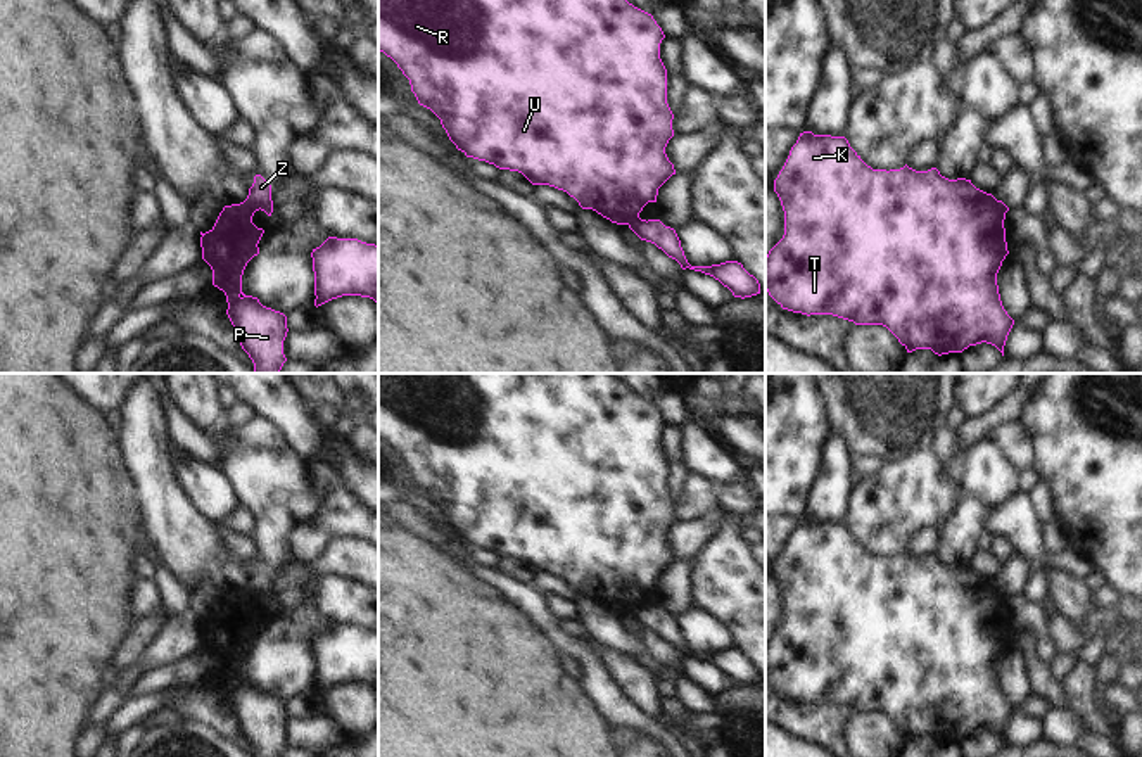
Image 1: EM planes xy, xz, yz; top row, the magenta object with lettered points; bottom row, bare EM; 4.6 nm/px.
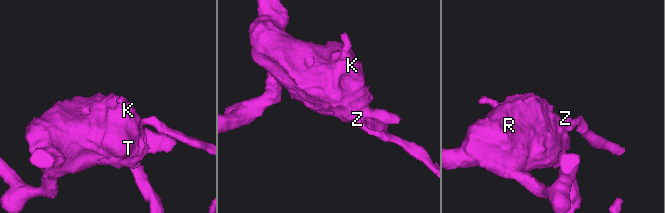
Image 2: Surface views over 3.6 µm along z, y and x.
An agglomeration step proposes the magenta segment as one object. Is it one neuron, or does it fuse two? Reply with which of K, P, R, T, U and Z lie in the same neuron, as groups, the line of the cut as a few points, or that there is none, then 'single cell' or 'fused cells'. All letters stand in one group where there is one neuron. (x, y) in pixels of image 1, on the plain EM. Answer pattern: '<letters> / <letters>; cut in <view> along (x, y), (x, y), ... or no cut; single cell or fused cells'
K P R T U / Z; cut in xy along (242, 590), (253, 602); fused cells

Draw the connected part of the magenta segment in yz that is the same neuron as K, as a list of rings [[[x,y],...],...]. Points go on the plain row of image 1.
[[[812,518],[800,520],[783,557],[774,567],[774,579],[784,598],[784,622],[765,643],[765,677],[783,697],[807,703],[833,702],[855,712],[883,712],[898,726],[907,740],[931,736],[942,743],[962,740],[969,733],[987,729],[995,733],[1004,743],[1004,733],[1014,707],[1004,697],[997,672],[997,660],[1009,638],[1004,615],[1006,601],[999,596],[999,588],[992,581],[976,576],[966,565],[948,567],[936,555],[916,558],[905,551],[900,557],[890,558],[872,557],[850,534],[845,524],[814,522]]]

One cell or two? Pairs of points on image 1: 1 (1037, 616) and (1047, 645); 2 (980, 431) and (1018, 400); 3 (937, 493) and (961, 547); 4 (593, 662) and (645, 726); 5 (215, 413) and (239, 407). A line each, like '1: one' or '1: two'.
1: one
2: one
3: two
4: one
5: two

